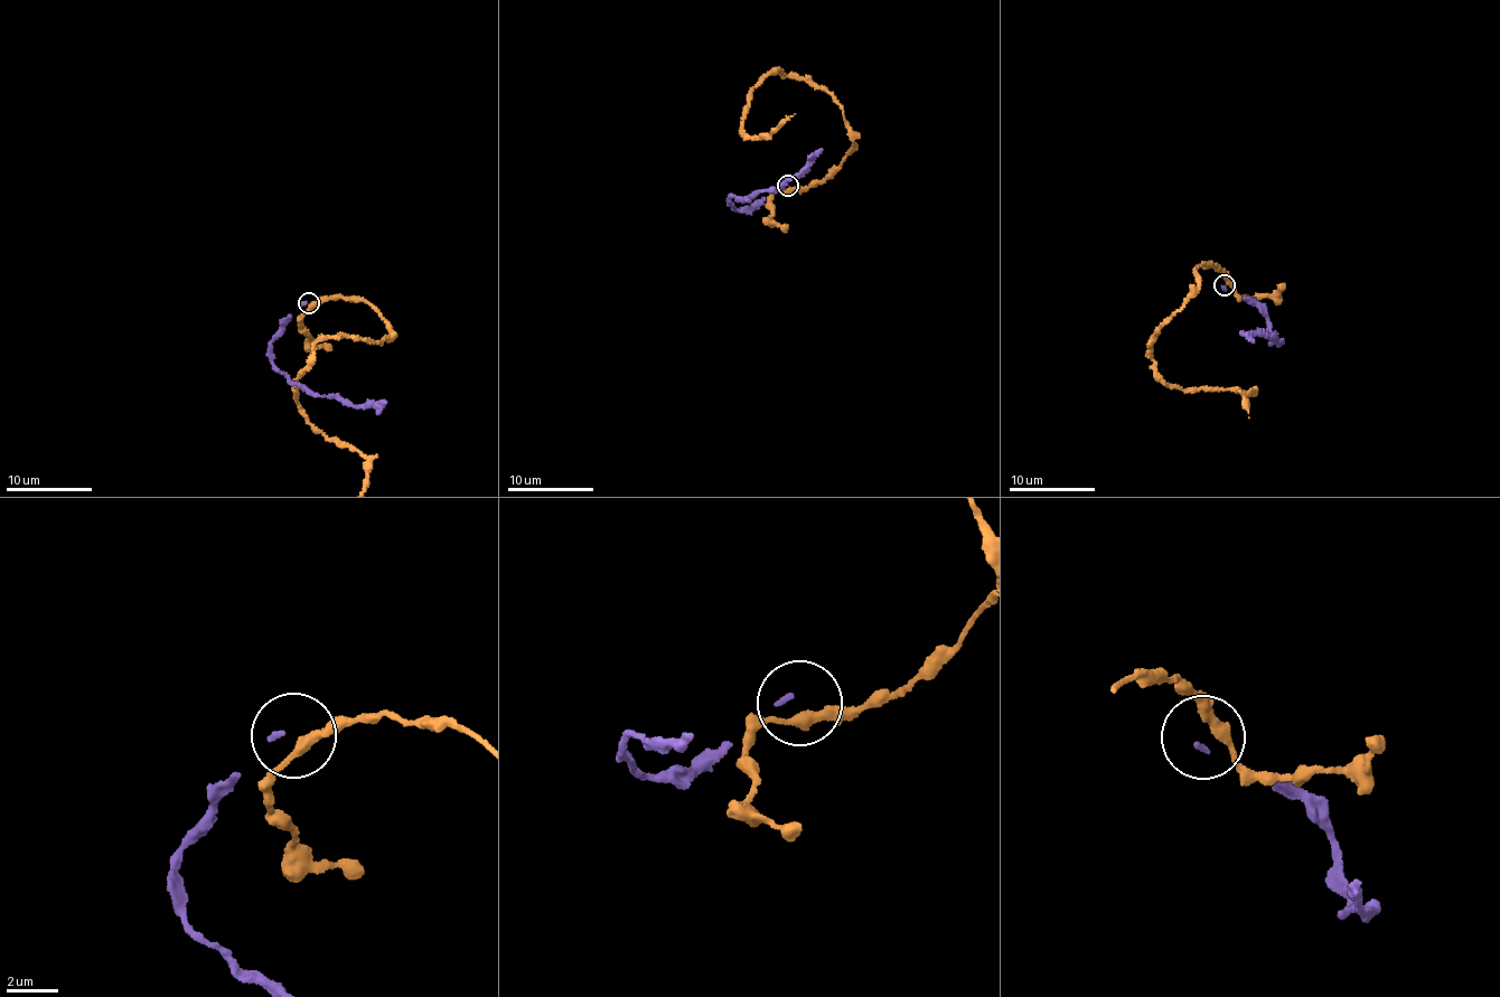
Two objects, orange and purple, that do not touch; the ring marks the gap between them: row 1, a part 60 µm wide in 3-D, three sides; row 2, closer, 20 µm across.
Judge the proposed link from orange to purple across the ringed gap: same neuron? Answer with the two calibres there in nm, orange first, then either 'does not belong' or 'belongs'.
calibres 380 and 190 nm; does not belong

